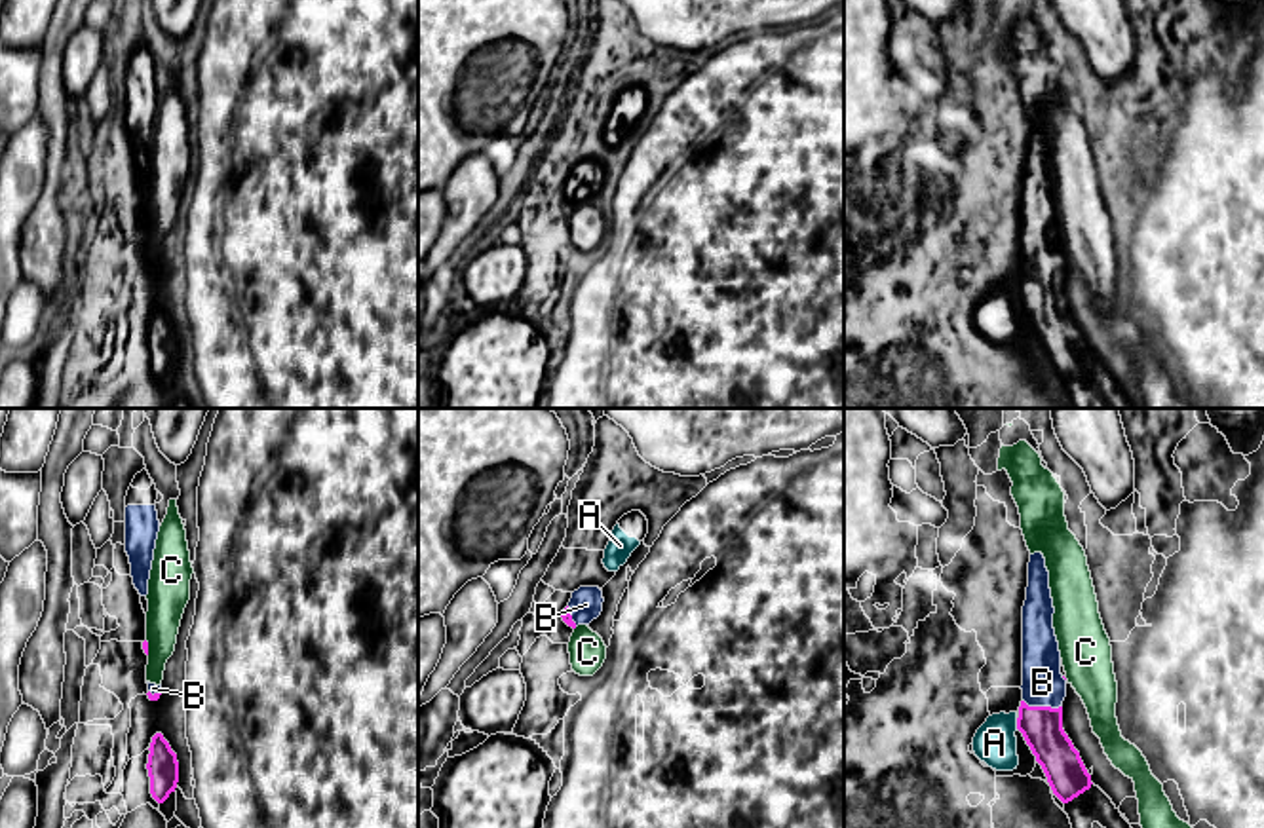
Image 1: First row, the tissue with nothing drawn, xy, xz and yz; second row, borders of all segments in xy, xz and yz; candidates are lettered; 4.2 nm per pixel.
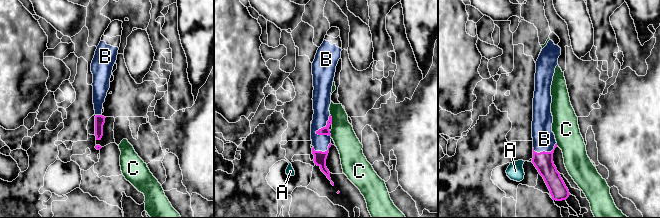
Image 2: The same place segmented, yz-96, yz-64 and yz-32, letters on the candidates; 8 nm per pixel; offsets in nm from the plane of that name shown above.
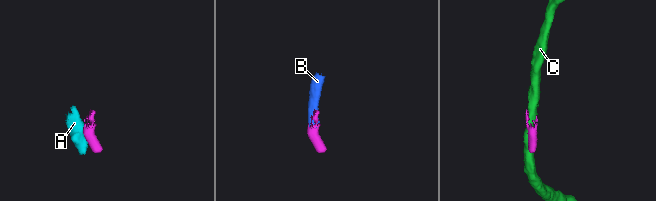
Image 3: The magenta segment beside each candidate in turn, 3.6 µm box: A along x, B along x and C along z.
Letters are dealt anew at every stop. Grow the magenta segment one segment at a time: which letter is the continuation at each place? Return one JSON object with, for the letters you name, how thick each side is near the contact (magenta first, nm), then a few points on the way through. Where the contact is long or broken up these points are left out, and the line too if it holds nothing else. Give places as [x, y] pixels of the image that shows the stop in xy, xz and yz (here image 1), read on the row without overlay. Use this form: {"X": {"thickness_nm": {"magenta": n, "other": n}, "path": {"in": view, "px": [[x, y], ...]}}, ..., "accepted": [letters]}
{"B": {"thickness_nm": {"magenta": 180, "other": 180}, "path": {"in": "yz", "px": [[1042, 301], [1042, 282], [1042, 257]]}}, "accepted": ["B"]}

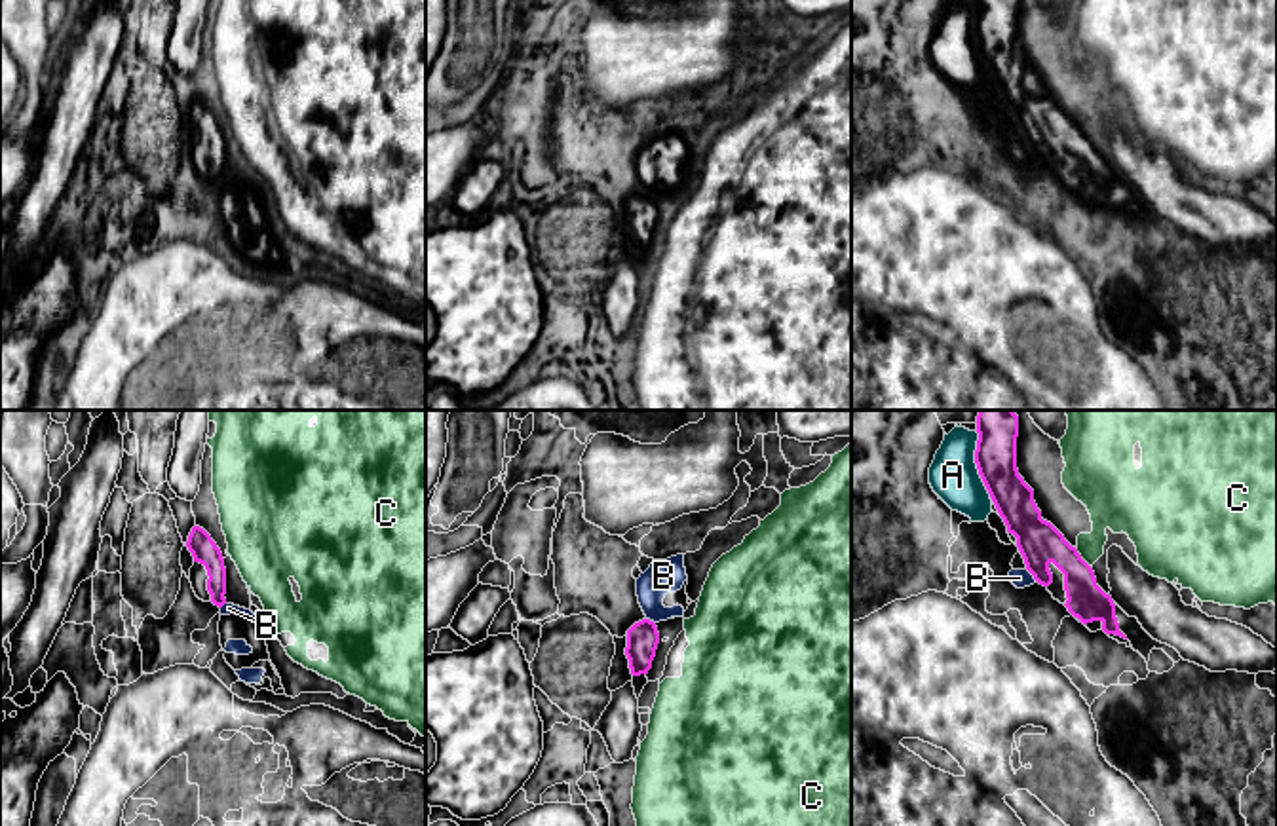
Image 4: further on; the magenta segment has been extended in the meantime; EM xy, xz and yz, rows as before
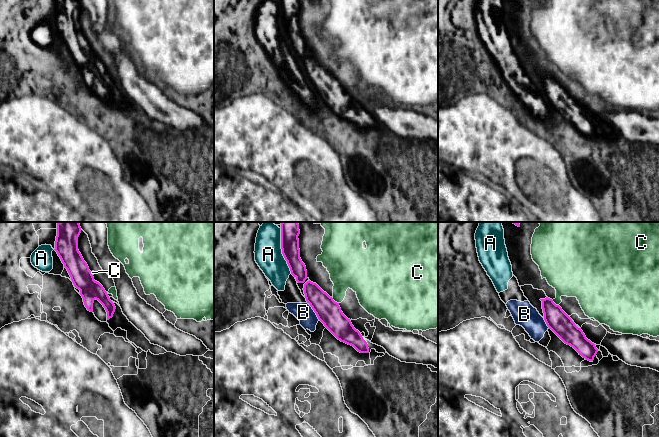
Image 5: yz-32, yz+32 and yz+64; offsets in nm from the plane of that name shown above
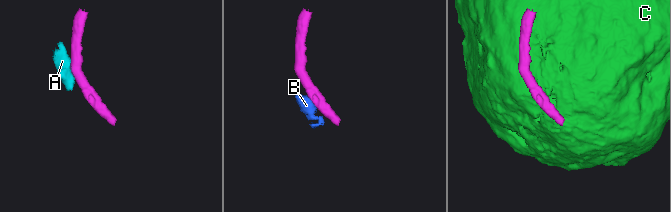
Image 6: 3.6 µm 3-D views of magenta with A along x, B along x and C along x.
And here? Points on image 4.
{"accepted": []}

